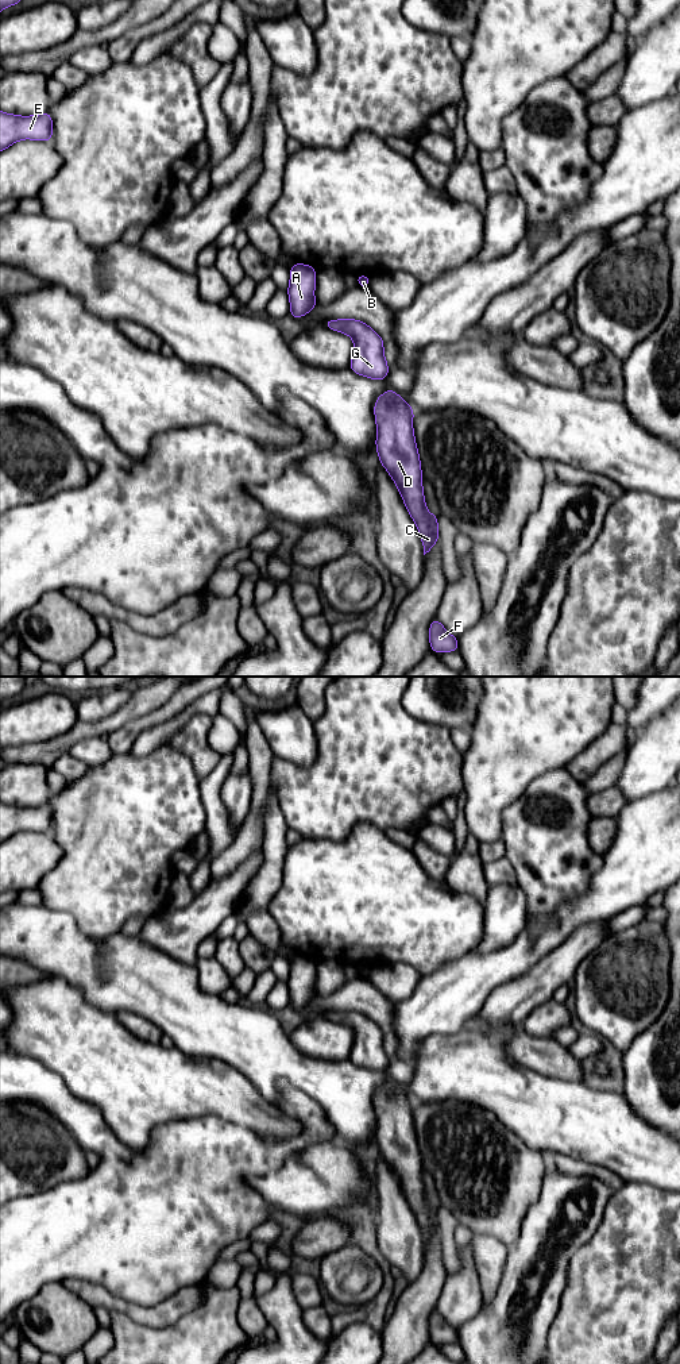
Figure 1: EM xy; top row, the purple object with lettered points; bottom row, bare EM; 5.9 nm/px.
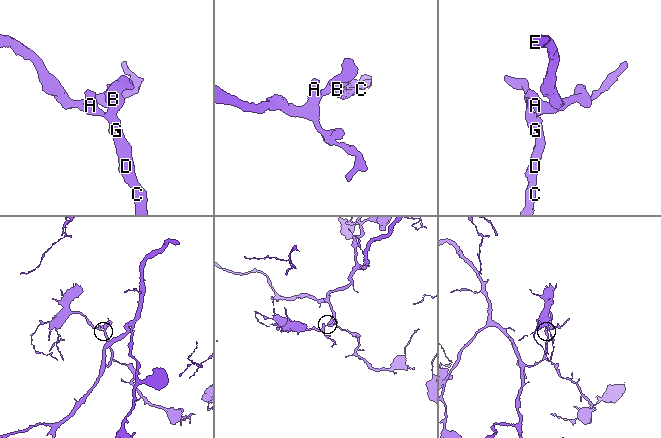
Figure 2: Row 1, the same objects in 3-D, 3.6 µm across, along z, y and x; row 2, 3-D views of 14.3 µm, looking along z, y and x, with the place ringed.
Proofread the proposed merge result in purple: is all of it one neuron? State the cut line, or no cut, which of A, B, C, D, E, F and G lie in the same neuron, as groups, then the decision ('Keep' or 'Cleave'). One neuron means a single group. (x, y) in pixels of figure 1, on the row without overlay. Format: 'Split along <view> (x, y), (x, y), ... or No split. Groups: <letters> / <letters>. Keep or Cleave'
No split. Groups: A B C D E F G. Keep

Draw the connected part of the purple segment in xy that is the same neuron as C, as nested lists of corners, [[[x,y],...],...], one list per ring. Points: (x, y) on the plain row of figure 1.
[[[389,1080],[374,1097],[379,1153],[395,1174],[420,1224],[424,1247],[438,1233],[438,1207],[430,1206],[422,1182],[421,1152],[414,1130],[410,1097]]]

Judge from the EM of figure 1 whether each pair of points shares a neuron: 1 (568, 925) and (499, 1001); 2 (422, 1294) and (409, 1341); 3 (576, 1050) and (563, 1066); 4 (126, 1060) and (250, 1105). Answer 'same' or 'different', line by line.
1: same
2: same
3: different
4: same

